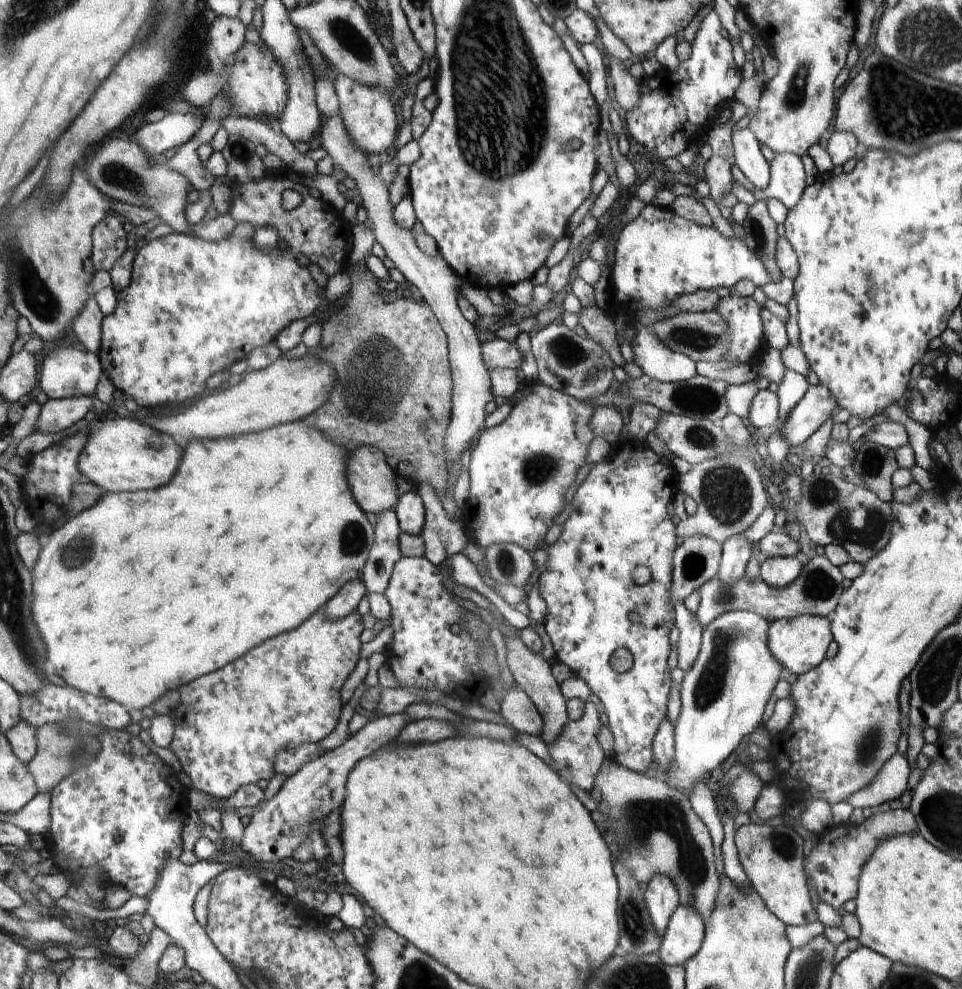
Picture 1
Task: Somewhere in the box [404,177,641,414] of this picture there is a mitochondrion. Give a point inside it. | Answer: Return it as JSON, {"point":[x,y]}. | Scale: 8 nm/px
{"point":[564,349]}

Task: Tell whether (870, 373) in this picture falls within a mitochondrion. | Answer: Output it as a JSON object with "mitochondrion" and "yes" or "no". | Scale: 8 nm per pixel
{"mitochondrion":"no"}

